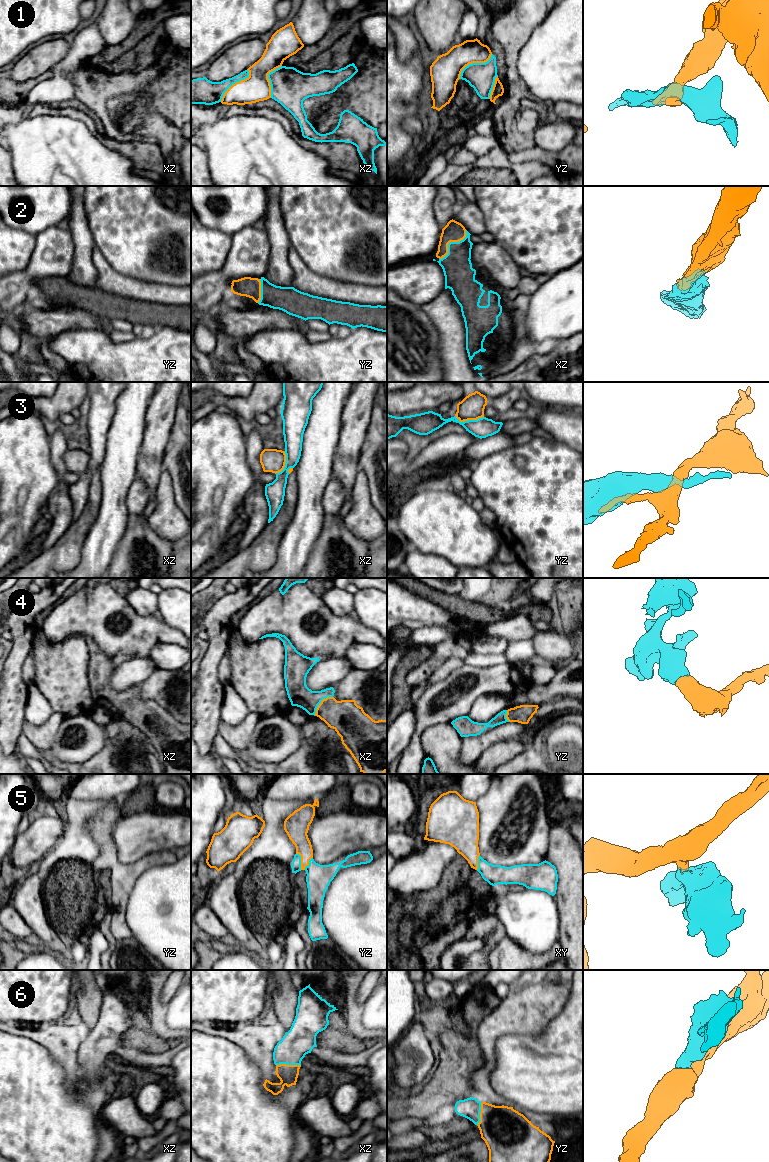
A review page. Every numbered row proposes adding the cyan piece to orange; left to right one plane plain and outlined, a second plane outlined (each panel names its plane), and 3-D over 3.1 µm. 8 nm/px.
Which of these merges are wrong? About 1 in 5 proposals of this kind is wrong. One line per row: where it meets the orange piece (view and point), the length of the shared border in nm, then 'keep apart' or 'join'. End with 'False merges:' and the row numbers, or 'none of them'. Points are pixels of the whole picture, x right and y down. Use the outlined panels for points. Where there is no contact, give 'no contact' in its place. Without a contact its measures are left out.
1: xz (236, 82) | 340 nm | keep apart
2: xz (451, 241) | 320 nm | join
3: yz (469, 419) | 240 nm | keep apart
4: xz (320, 703) | 220 nm | join
5: yz (301, 861) | 140 nm | join
6: xz (288, 1065) | 200 nm | join
False merges: 1, 3

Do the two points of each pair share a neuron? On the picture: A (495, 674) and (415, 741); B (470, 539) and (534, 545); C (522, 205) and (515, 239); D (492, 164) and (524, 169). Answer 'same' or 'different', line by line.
A: same
B: different
C: same
D: same

